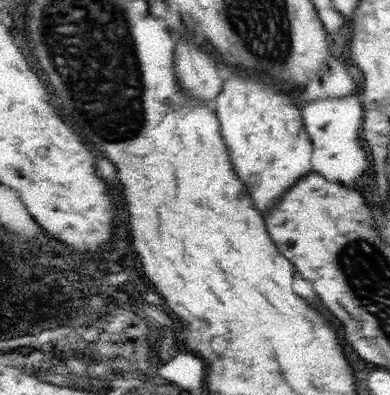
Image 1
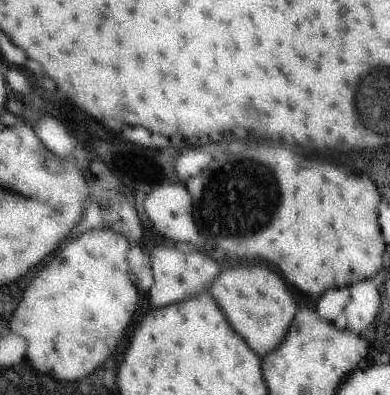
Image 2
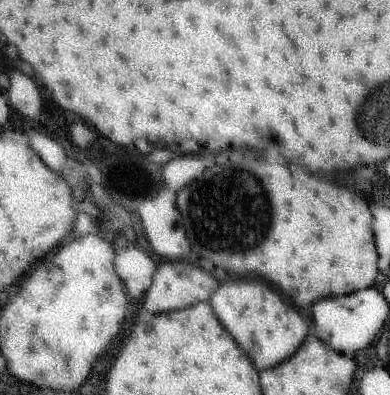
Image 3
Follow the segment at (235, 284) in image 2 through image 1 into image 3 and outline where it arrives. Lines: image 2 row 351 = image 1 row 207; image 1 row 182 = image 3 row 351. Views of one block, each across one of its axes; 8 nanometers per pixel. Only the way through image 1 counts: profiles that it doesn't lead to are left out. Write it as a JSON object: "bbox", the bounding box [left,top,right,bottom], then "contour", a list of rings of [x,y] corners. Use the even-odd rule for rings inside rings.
{"bbox":[209,278,307,370],"contour":[[[249,278],[223,282],[211,294],[209,304],[221,326],[231,334],[235,344],[243,350],[243,354],[253,362],[257,370],[267,370],[281,364],[305,338],[307,326],[303,324],[301,316],[291,308],[291,304],[283,304],[281,296],[273,292],[265,282]]]}

